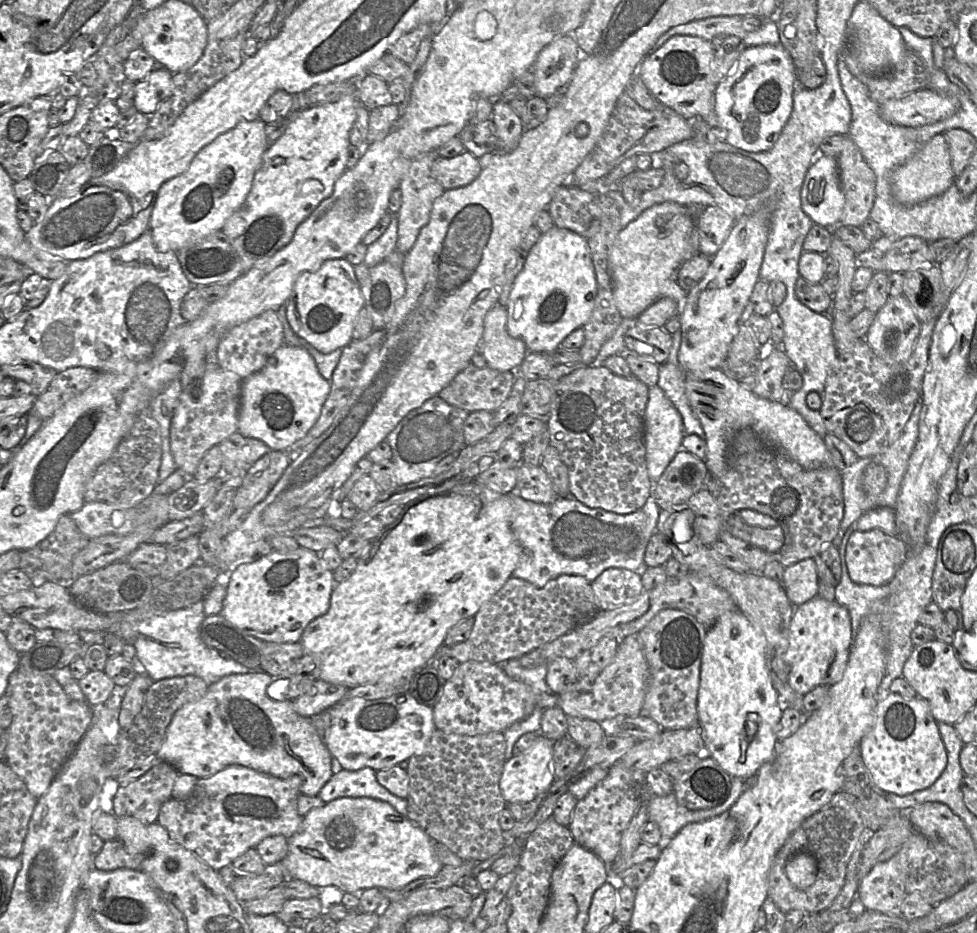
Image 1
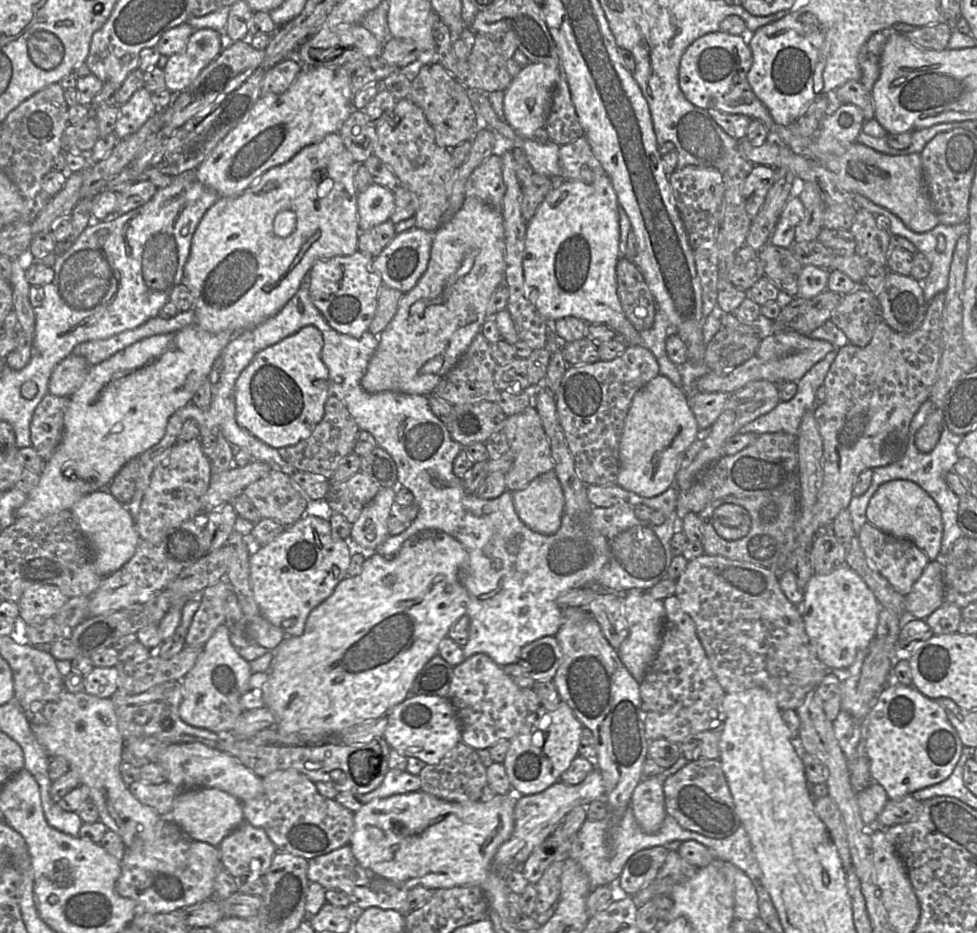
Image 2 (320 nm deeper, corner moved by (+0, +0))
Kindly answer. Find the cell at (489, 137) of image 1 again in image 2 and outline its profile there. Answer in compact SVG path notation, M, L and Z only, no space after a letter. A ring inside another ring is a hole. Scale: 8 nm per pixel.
M440 63L422 65L420 66L418 74L417 71L413 71L410 77L412 85L408 99L422 109L427 121L435 132L437 143L448 149L453 149L465 141L472 141L480 125L468 97L467 88L456 80Z

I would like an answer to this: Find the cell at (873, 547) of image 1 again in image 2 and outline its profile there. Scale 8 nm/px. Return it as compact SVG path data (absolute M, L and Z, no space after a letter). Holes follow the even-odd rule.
M868 522L861 527L857 537L867 560L896 591L906 596L929 563L927 555L911 541L887 534Z

